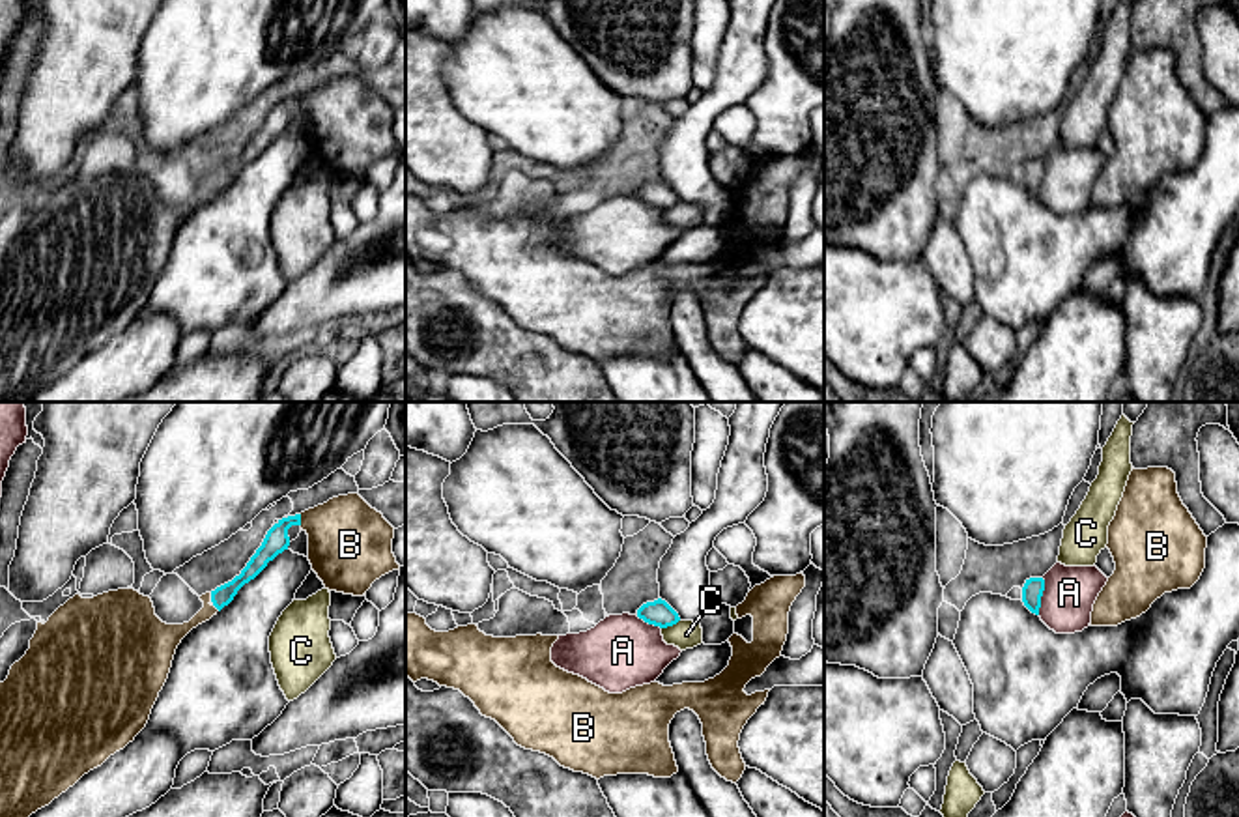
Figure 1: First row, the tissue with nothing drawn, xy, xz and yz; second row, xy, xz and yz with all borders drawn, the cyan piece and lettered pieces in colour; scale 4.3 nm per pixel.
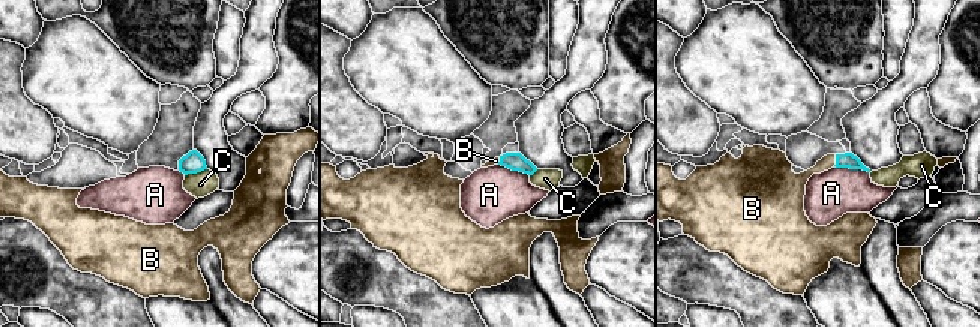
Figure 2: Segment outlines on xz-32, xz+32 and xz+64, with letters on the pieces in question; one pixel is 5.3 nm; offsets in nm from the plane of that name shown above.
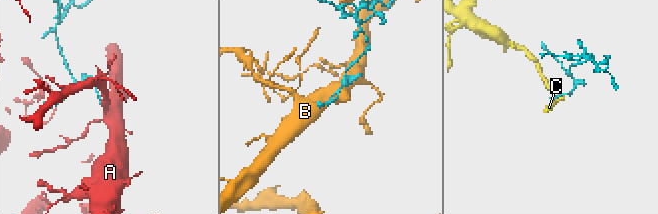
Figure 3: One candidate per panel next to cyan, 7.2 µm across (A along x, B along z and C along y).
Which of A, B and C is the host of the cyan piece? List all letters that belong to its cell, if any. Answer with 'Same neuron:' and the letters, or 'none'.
Same neuron: B

